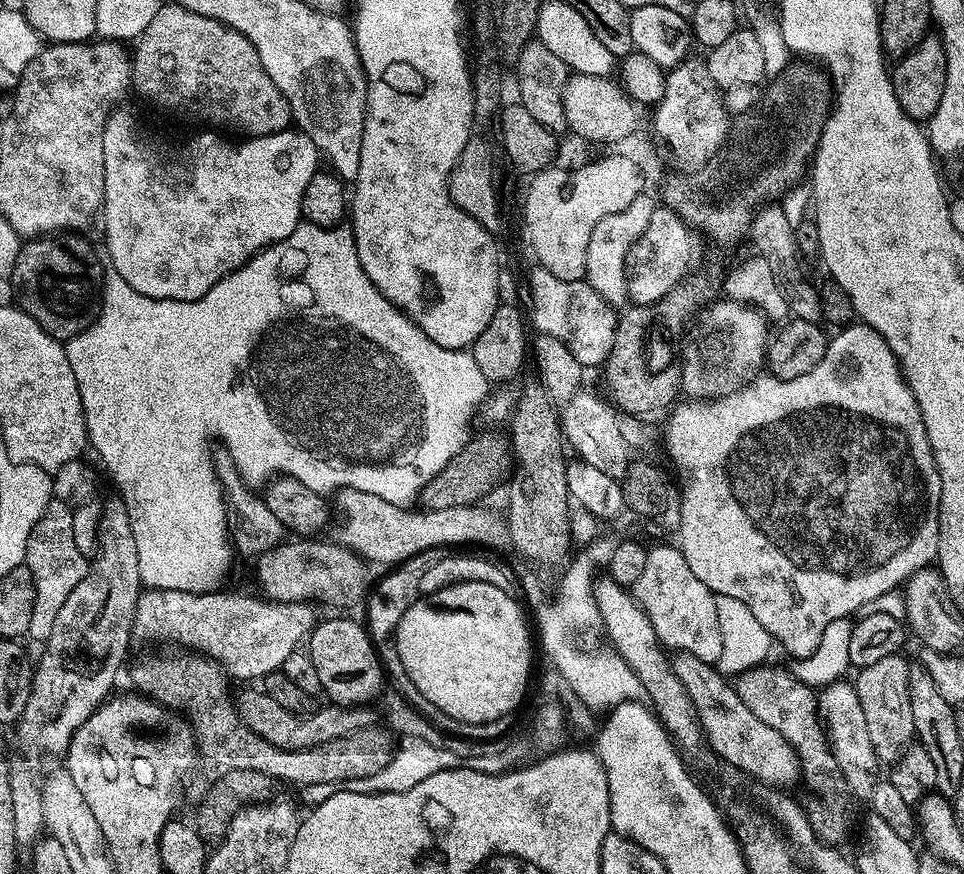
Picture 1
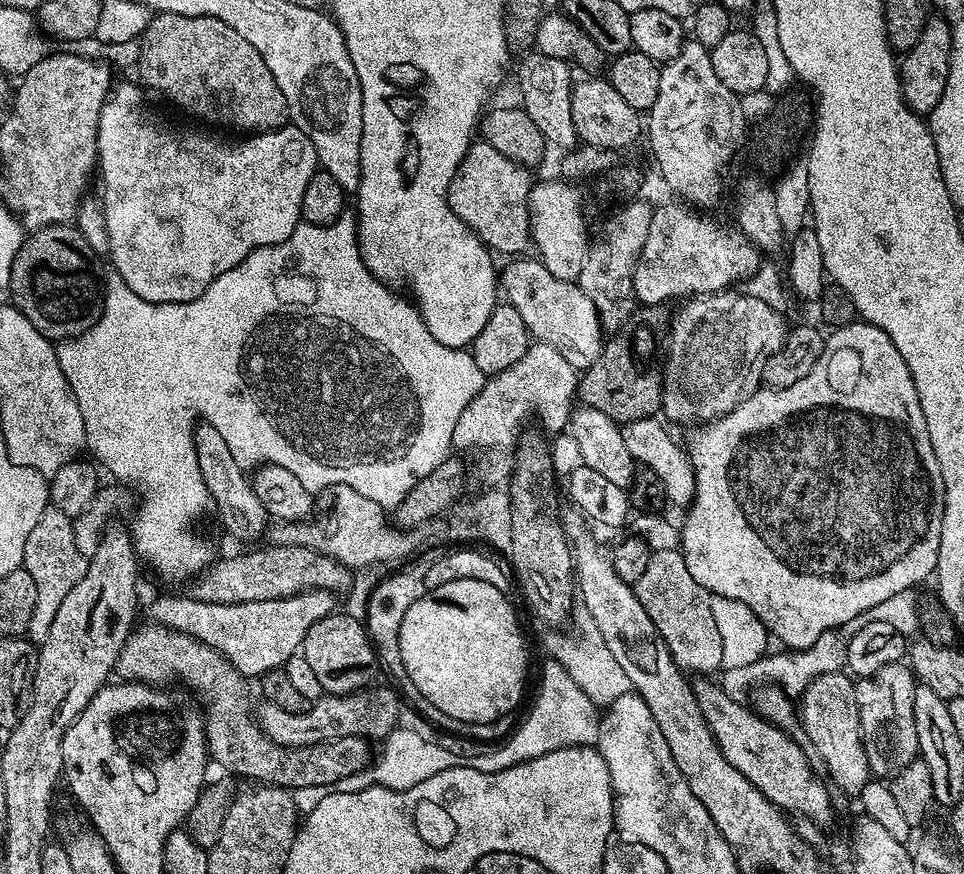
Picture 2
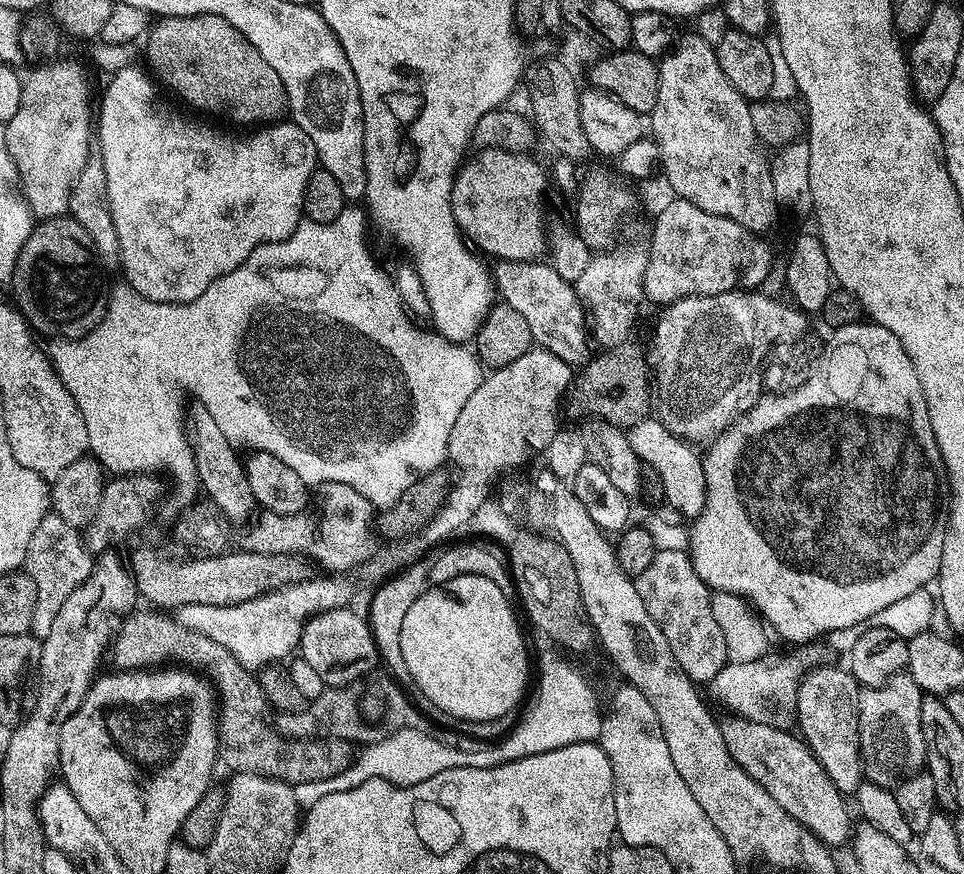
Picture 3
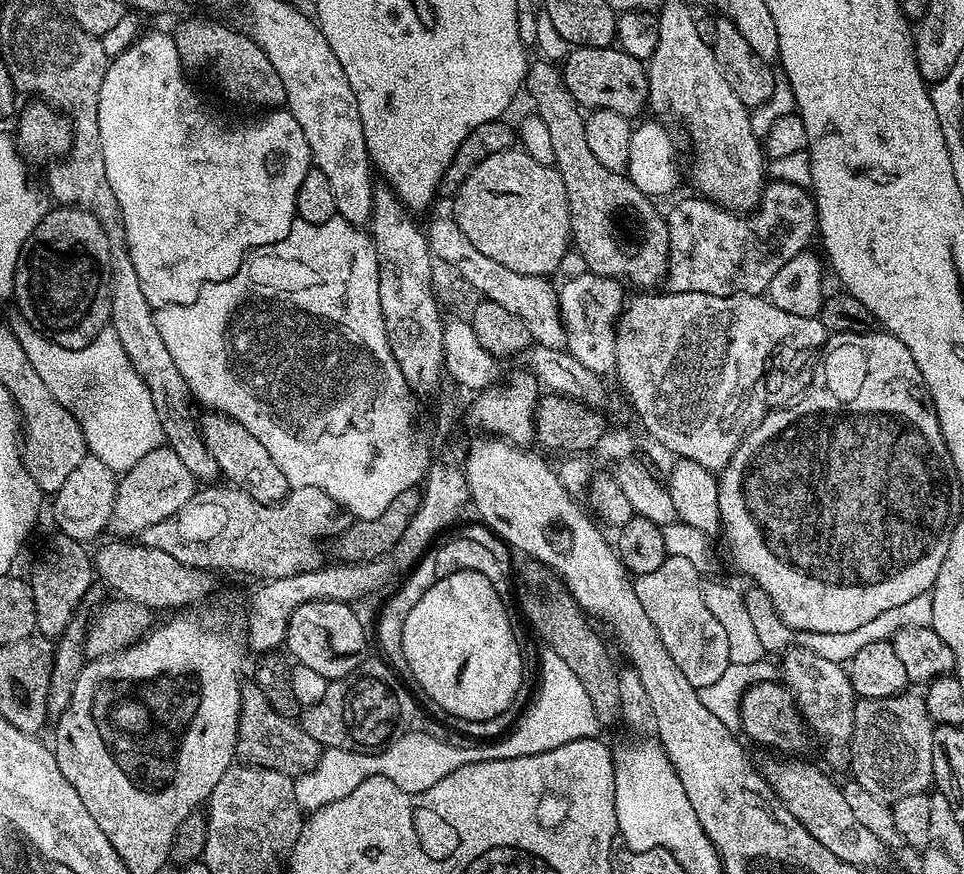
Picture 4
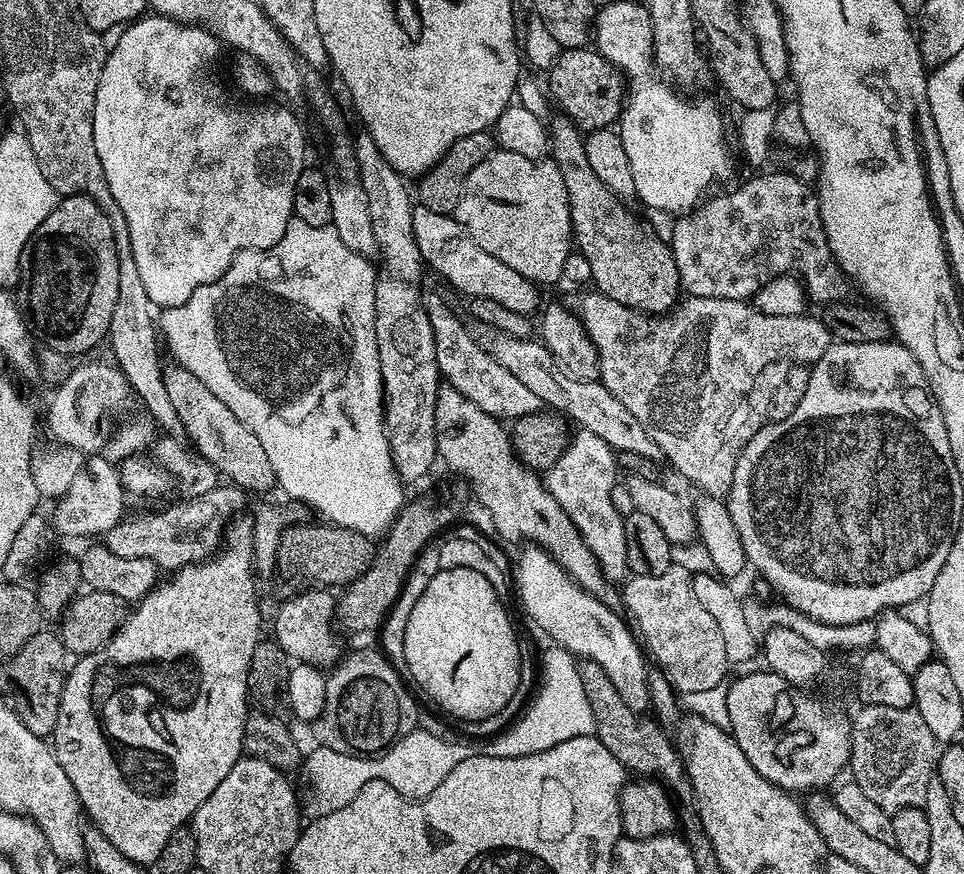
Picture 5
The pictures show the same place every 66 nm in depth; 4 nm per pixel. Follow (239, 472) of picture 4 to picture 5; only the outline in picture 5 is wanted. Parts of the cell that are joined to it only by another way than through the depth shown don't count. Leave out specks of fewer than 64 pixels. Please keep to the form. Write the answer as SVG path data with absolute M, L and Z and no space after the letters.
M178 363L164 364L164 381L166 398L170 398L178 414L178 422L182 422L183 435L192 439L191 447L203 460L212 463L225 481L231 482L248 494L268 492L277 487L276 471L272 460L266 458L266 450L262 450L262 442L258 442L256 433L236 417L234 410L230 410L226 402L221 402L205 384L194 378L194 374L190 374L190 370Z

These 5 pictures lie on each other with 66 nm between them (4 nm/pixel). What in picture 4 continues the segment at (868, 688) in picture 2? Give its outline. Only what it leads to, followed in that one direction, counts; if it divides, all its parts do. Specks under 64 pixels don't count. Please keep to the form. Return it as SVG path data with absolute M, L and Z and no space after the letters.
M905 690L896 696L886 698L857 699L854 710L854 730L850 745L852 760L851 779L865 790L870 790L874 798L891 802L898 798L907 798L910 794L927 793L933 787L934 770L934 721L928 712L923 695L915 696L912 690Z

